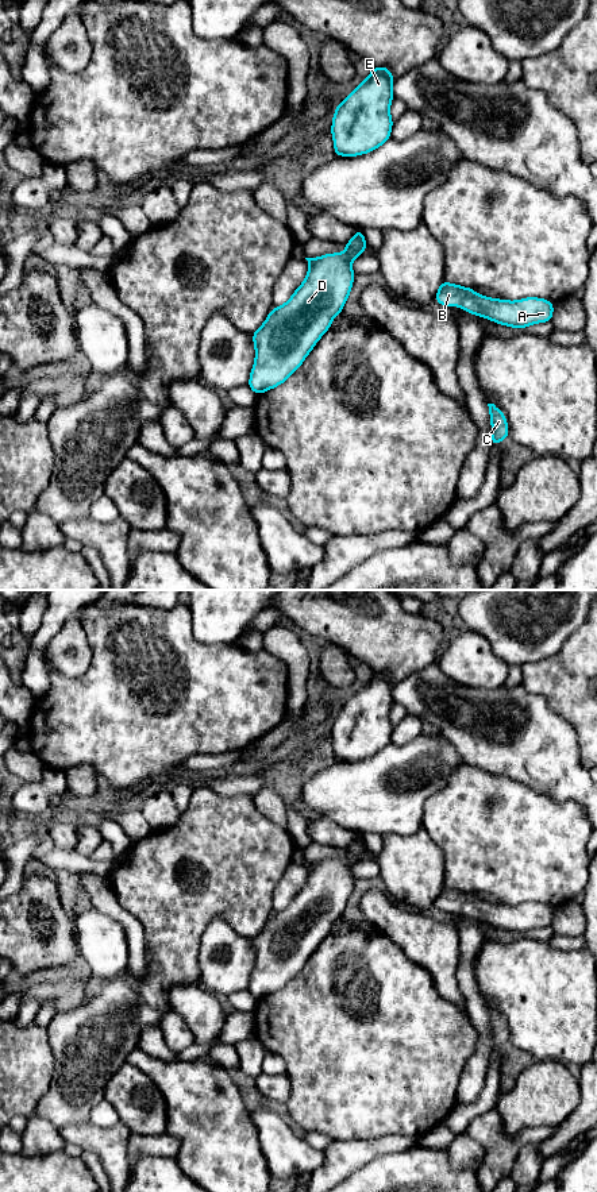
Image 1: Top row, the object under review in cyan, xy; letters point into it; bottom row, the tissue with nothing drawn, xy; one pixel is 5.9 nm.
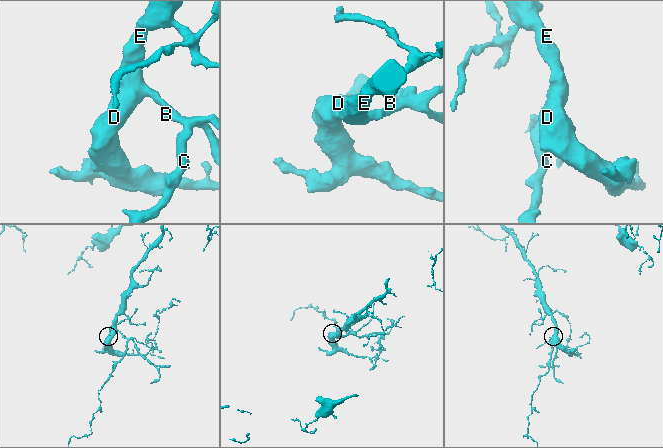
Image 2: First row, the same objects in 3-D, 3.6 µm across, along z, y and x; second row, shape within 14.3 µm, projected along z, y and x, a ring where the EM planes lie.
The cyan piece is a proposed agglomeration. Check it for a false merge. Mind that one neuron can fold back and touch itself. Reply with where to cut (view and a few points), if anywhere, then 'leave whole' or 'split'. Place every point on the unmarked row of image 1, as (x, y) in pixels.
no cut; leave whole

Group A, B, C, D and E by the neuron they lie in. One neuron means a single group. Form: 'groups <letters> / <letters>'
groups A B C D E

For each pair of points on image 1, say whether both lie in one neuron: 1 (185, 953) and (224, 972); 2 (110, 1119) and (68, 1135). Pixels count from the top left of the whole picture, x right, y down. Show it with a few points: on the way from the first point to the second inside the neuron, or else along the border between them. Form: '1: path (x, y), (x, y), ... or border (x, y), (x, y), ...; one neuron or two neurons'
1: border (205, 929), (200, 944), (197, 982); two neurons
2: border (119, 1119), (111, 1126), (97, 1126), (89, 1121); two neurons

